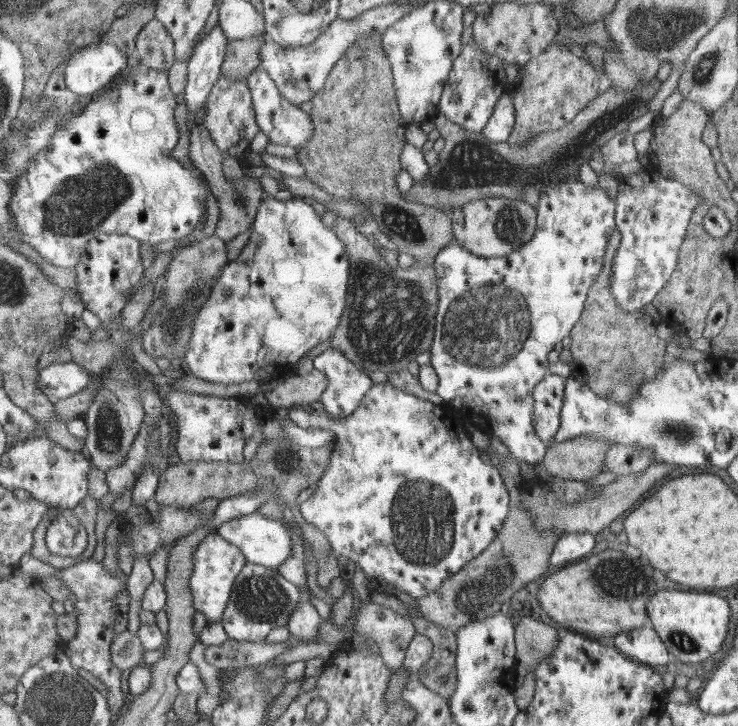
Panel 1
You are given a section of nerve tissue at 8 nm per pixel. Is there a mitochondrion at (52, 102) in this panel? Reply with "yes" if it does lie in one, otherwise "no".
no

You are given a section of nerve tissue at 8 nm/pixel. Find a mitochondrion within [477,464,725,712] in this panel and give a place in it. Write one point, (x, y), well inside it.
(617, 577)

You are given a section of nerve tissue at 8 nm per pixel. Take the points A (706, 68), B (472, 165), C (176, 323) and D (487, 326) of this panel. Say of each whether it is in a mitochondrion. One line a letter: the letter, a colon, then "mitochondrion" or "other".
A: mitochondrion
B: mitochondrion
C: mitochondrion
D: mitochondrion

